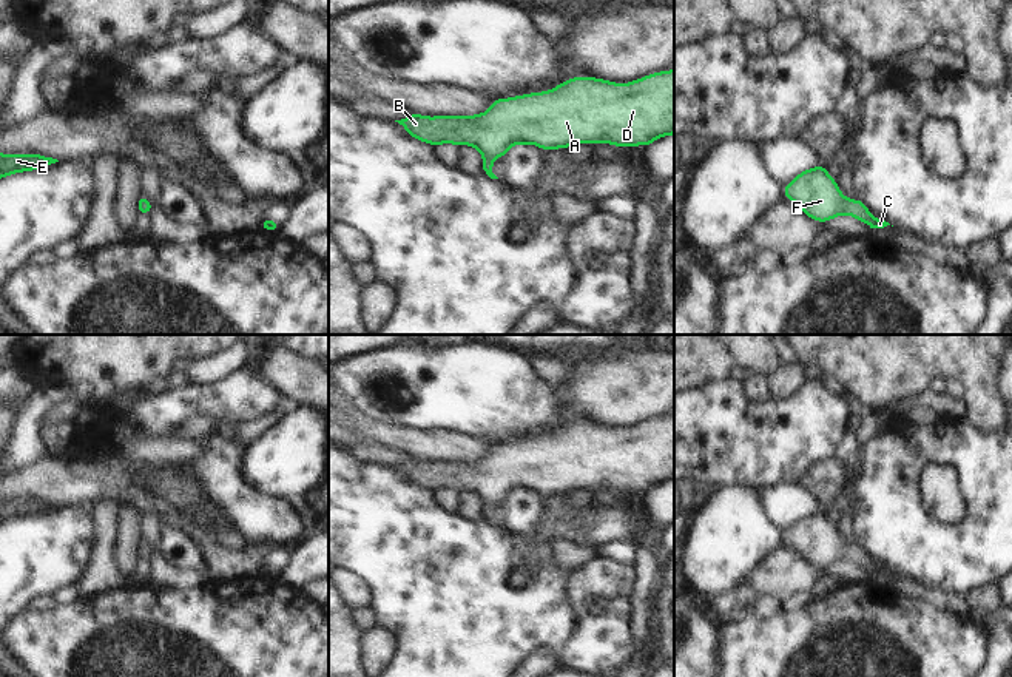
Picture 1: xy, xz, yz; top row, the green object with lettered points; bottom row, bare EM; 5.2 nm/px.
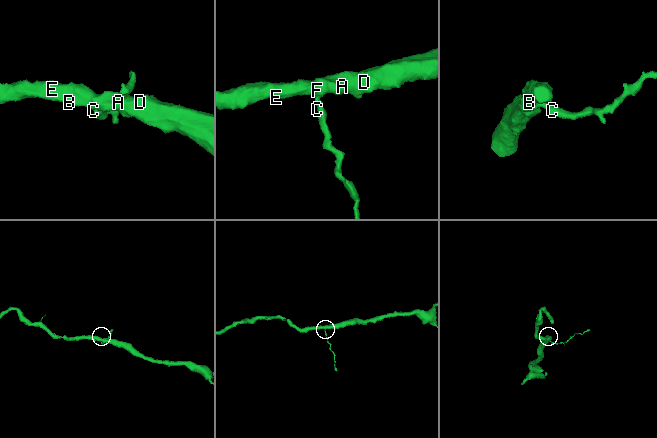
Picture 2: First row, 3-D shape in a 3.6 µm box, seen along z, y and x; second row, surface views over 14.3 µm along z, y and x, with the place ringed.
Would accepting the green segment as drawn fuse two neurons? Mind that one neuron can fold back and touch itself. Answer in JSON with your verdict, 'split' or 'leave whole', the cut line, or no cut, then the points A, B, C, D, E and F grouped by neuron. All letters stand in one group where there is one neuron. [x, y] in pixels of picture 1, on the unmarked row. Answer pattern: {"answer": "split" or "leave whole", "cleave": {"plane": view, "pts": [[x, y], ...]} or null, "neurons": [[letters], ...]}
{"answer": "leave whole", "cleave": null, "neurons": [["A", "B", "C", "D", "E", "F"]]}

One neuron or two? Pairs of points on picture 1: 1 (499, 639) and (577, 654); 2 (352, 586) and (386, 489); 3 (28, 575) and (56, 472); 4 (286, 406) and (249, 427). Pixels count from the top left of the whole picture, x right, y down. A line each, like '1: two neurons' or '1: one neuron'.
1: two neurons
2: two neurons
3: two neurons
4: one neuron

